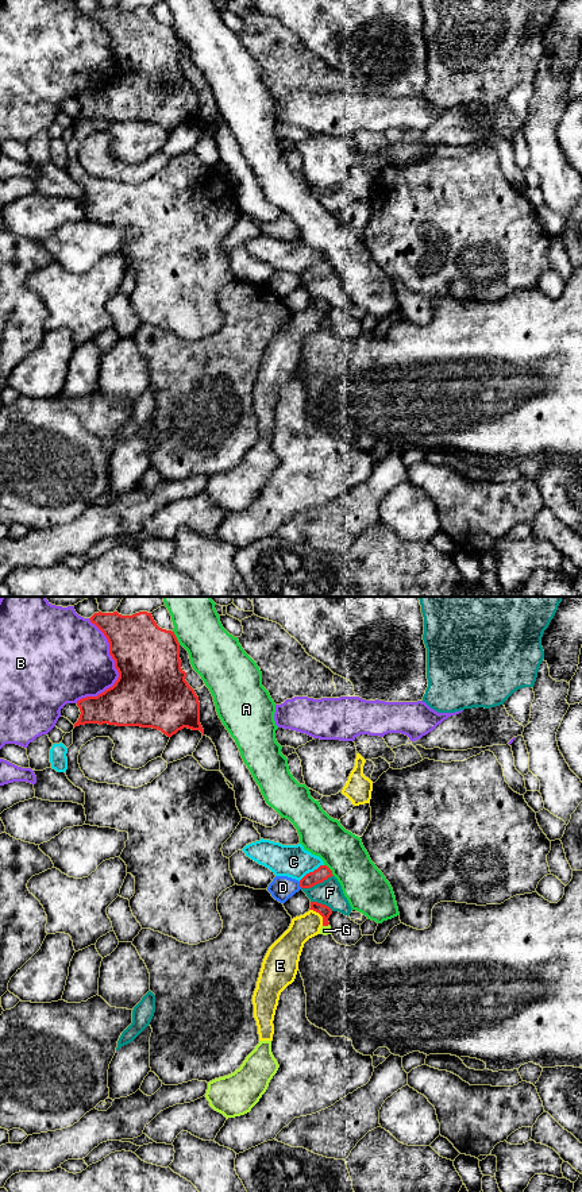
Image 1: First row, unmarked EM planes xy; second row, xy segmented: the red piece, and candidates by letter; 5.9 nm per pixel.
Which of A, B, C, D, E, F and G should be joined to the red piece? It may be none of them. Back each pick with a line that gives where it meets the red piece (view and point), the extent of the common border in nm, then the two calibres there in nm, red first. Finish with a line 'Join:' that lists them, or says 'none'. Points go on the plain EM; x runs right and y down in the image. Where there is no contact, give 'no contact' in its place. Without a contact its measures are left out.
Join: none

